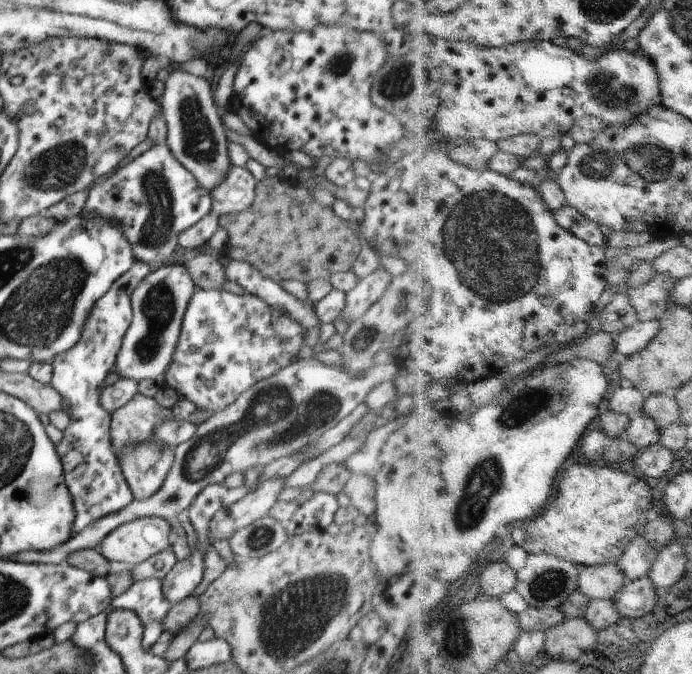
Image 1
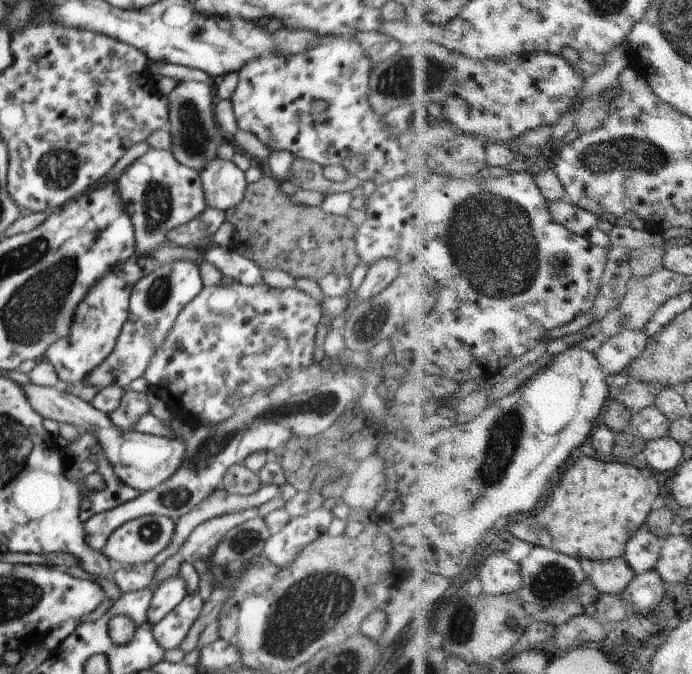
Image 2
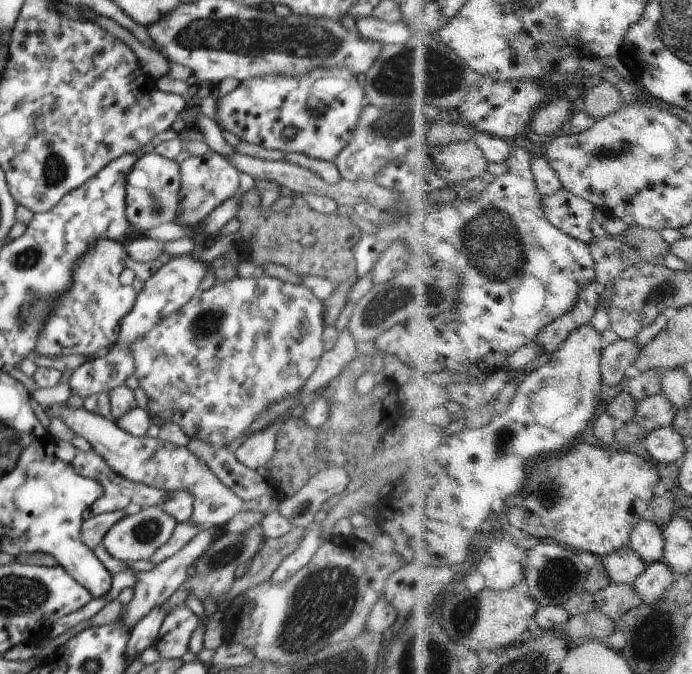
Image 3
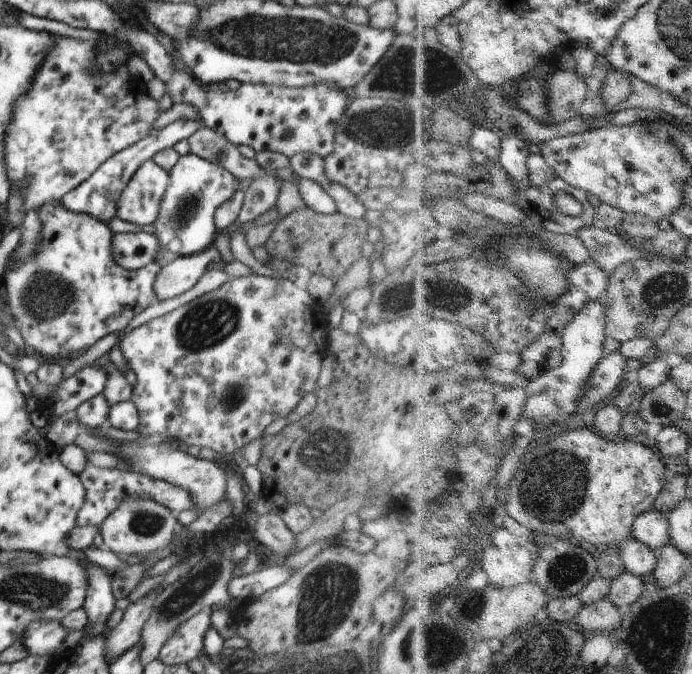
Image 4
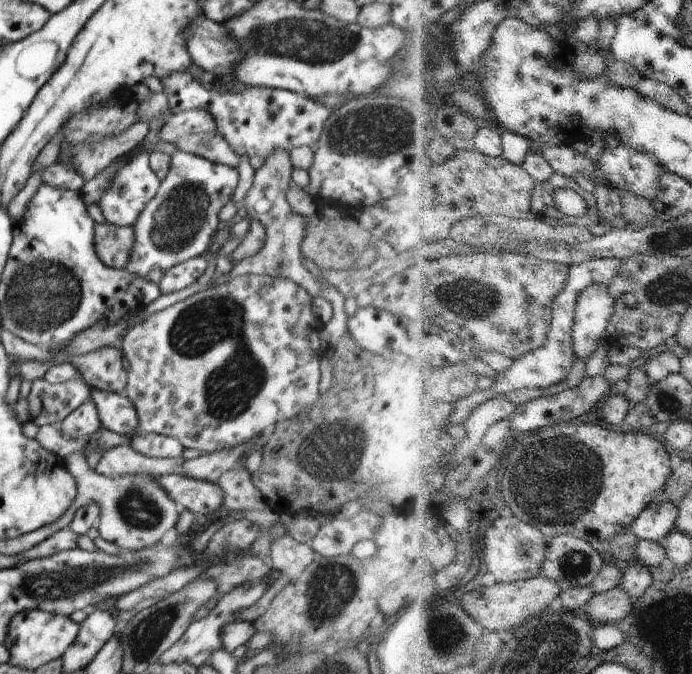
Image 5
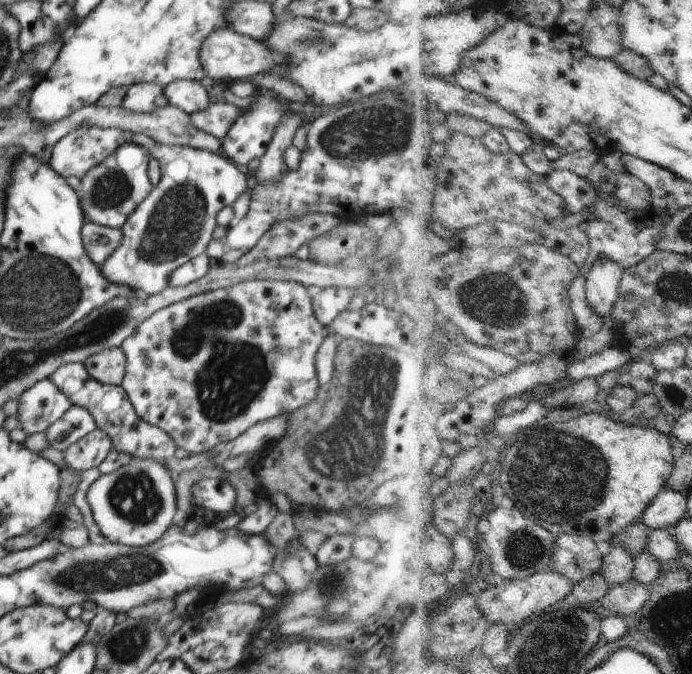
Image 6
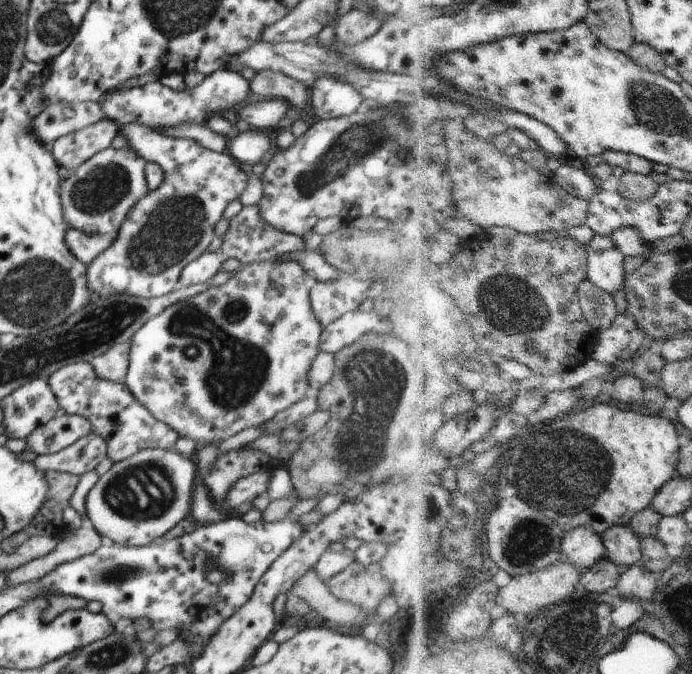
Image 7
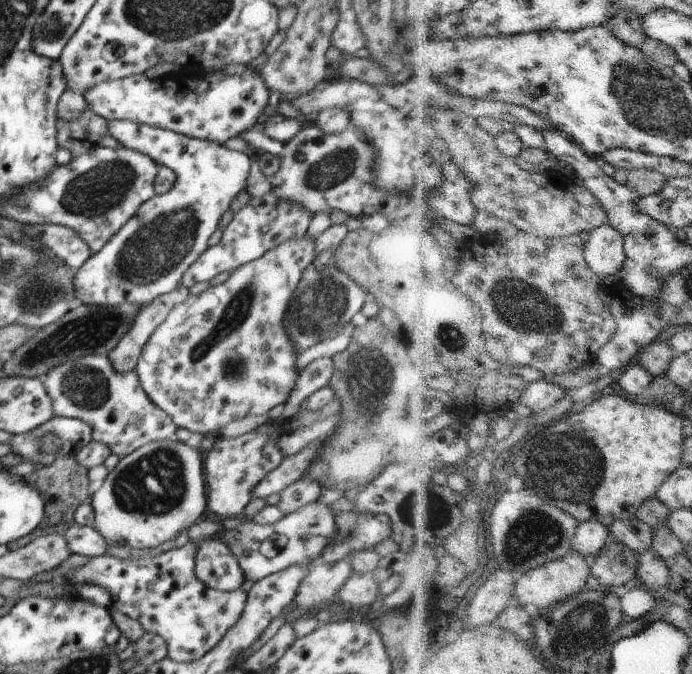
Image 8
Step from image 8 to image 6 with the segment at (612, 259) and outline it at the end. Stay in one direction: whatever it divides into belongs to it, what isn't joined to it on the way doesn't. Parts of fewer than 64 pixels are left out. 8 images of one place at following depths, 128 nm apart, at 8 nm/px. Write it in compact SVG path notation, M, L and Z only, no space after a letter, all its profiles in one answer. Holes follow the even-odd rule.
M600 258L587 278L587 304L602 320L613 314L621 300L622 278L627 268L612 258Z

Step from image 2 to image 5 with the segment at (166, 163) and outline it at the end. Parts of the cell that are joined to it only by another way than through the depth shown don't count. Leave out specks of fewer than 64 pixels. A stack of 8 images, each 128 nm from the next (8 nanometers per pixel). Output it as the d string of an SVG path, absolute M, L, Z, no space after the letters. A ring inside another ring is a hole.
M136 150L130 156L130 160L122 168L118 168L118 172L116 172L116 176L114 176L114 180L110 184L110 190L106 192L99 206L109 224L120 227L133 227L136 220L142 216L146 204L149 204L150 200L158 193L161 181L156 172L150 167L149 154L144 150L140 150L140 152Z

